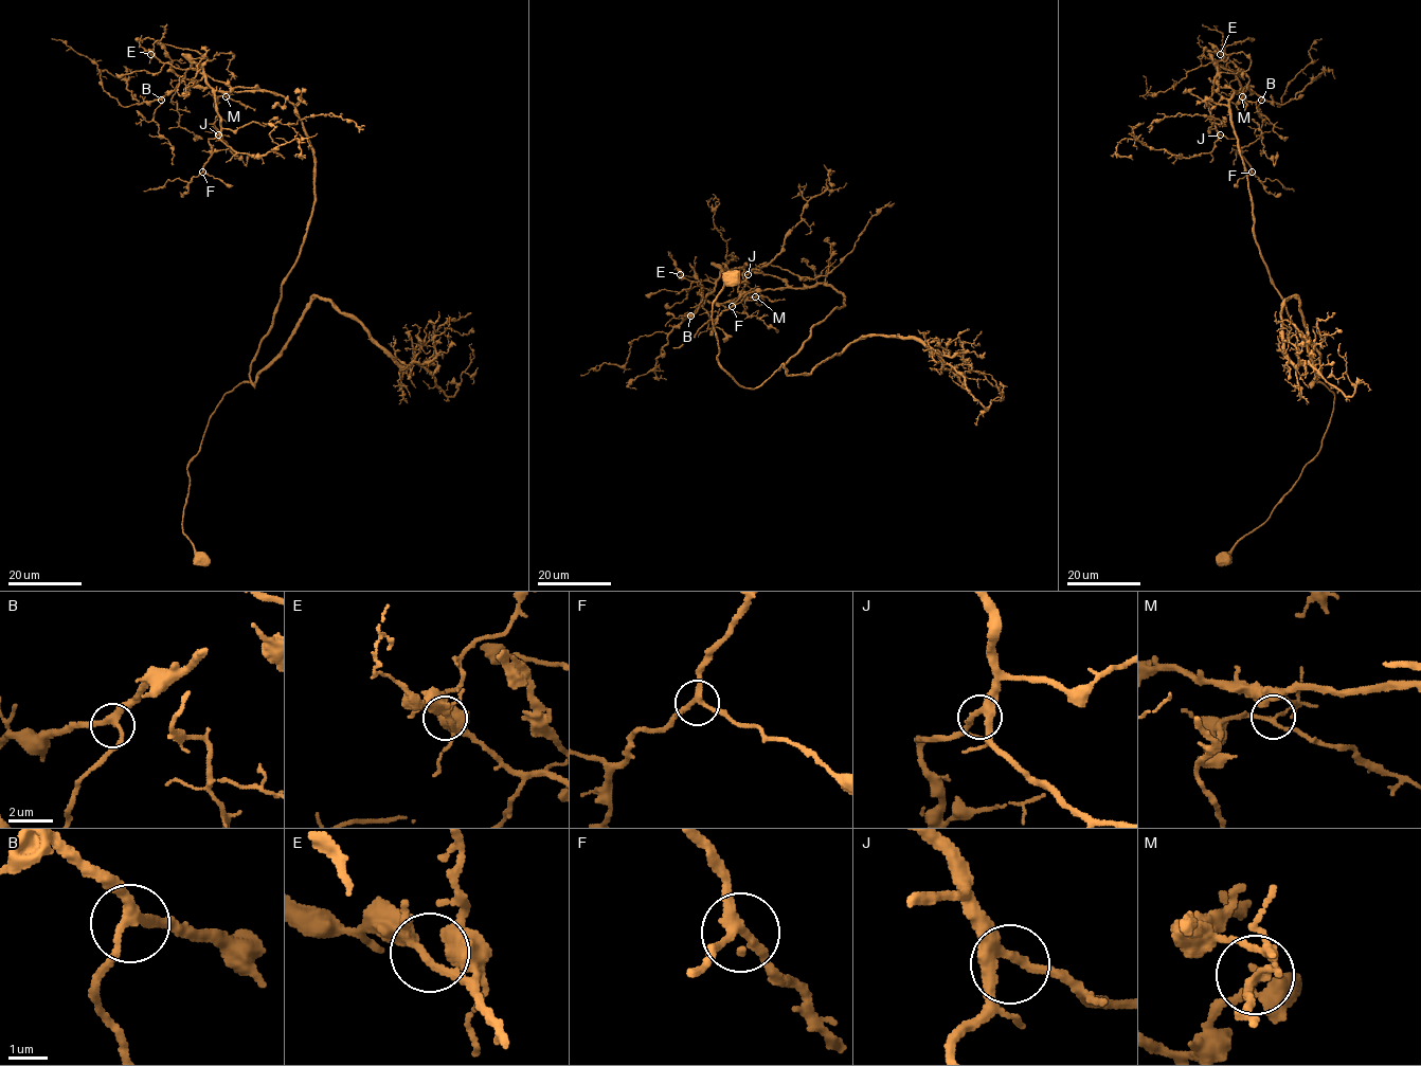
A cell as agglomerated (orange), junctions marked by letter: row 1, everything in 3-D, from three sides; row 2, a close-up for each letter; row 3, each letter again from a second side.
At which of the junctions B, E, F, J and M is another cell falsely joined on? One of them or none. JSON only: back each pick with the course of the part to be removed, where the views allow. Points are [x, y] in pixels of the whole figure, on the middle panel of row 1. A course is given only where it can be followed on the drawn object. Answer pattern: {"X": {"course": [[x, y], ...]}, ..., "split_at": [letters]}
{"M": {"course": [[755, 296], [741, 268], [722, 269], [668, 333], [632, 341], [624, 364], [580, 375]]}, "split_at": ["M"]}

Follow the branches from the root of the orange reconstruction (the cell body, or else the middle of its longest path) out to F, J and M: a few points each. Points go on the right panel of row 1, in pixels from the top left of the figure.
F: (1223, 558), (1317, 453), (1334, 395), (1313, 381), (1256, 241), (1234, 91), (1218, 76), (1210, 122), (1252, 172)
J: (1223, 558), (1317, 453), (1334, 395), (1313, 381), (1256, 241), (1234, 91), (1218, 76), (1209, 118), (1220, 134)
M: (1223, 558), (1317, 453), (1334, 399), (1313, 381), (1256, 241), (1229, 105), (1234, 90), (1242, 96)

